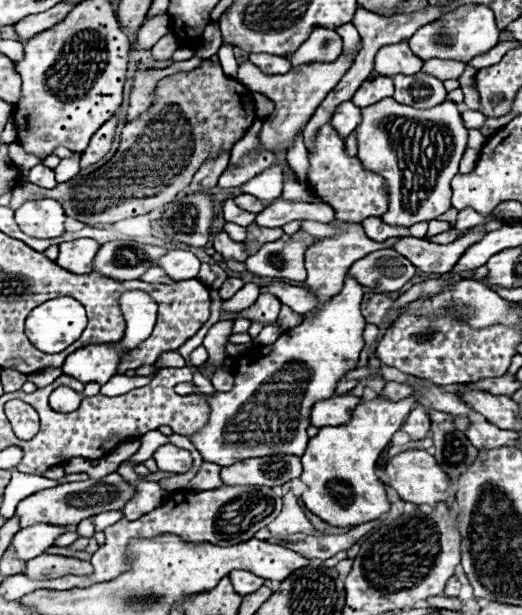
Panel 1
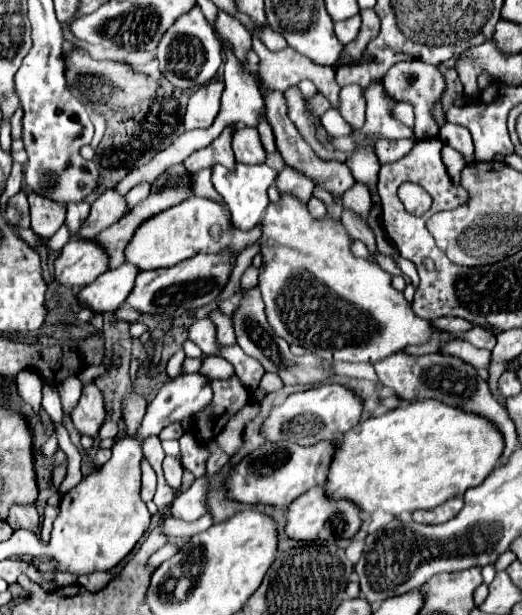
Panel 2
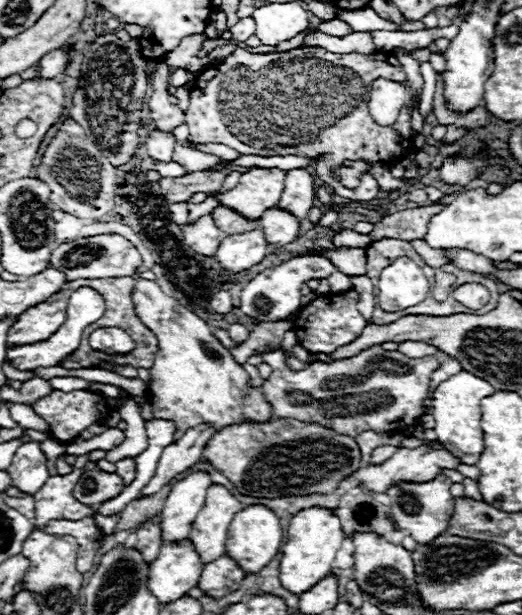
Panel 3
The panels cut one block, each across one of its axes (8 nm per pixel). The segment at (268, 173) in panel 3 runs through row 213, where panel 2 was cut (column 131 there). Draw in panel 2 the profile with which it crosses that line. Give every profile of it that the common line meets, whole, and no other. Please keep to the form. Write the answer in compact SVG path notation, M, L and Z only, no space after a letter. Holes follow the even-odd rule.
M186 198L184 202L158 212L144 220L132 240L128 242L124 256L126 262L134 264L140 272L144 270L158 270L174 266L186 258L192 258L196 254L220 254L220 252L232 252L238 256L246 246L254 244L262 234L262 224L248 232L242 232L232 226L228 210L224 210L220 204L206 200L206 198Z

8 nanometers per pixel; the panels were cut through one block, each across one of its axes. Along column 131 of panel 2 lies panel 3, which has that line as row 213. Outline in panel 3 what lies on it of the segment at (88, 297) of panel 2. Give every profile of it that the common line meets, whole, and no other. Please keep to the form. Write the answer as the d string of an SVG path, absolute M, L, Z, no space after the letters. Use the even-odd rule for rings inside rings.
M274 206L272 210L266 210L260 220L260 228L266 234L266 240L270 246L280 248L284 244L290 244L298 238L300 232L300 220L294 218L294 214L288 214L288 210Z

